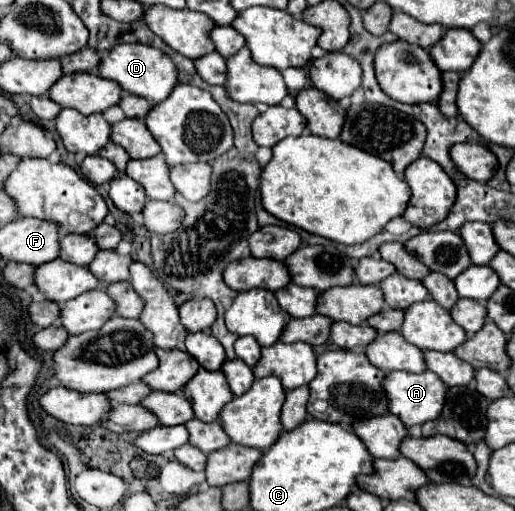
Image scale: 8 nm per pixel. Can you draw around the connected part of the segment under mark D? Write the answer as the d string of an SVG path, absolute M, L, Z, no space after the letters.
M138 43L118 45L106 57L102 57L100 75L120 83L124 91L148 99L152 105L162 103L172 93L172 87L178 85L178 67L172 63L172 59L152 45Z

